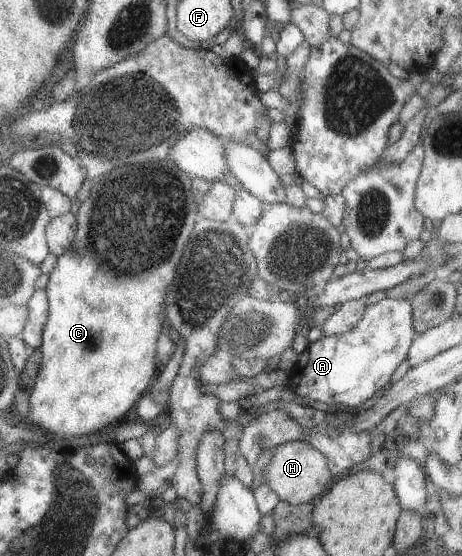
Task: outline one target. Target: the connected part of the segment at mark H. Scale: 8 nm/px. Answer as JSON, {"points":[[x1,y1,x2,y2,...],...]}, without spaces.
{"points":[[288,441,274,449,270,462,263,467,263,478,280,501,291,505,314,502,328,488,332,475,324,456,304,441]]}

